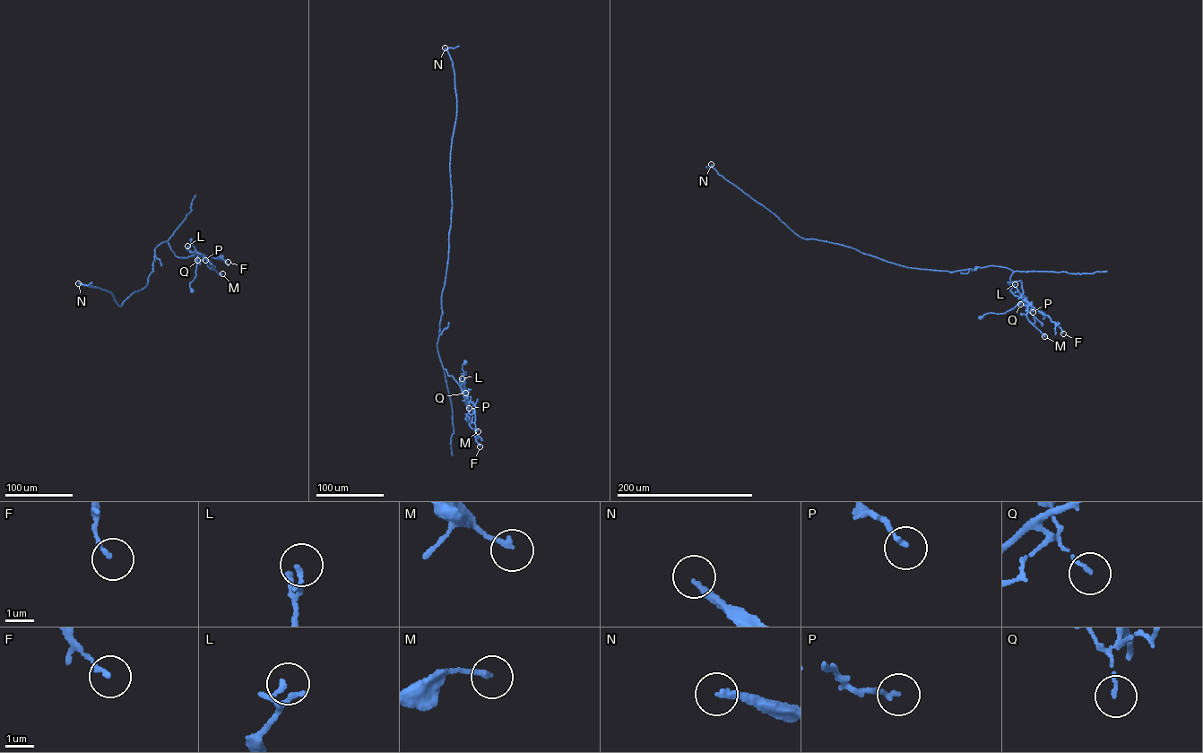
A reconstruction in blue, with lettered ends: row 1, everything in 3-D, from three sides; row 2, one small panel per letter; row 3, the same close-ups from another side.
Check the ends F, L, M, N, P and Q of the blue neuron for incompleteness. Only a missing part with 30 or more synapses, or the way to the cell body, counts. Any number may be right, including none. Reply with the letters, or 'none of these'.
N

